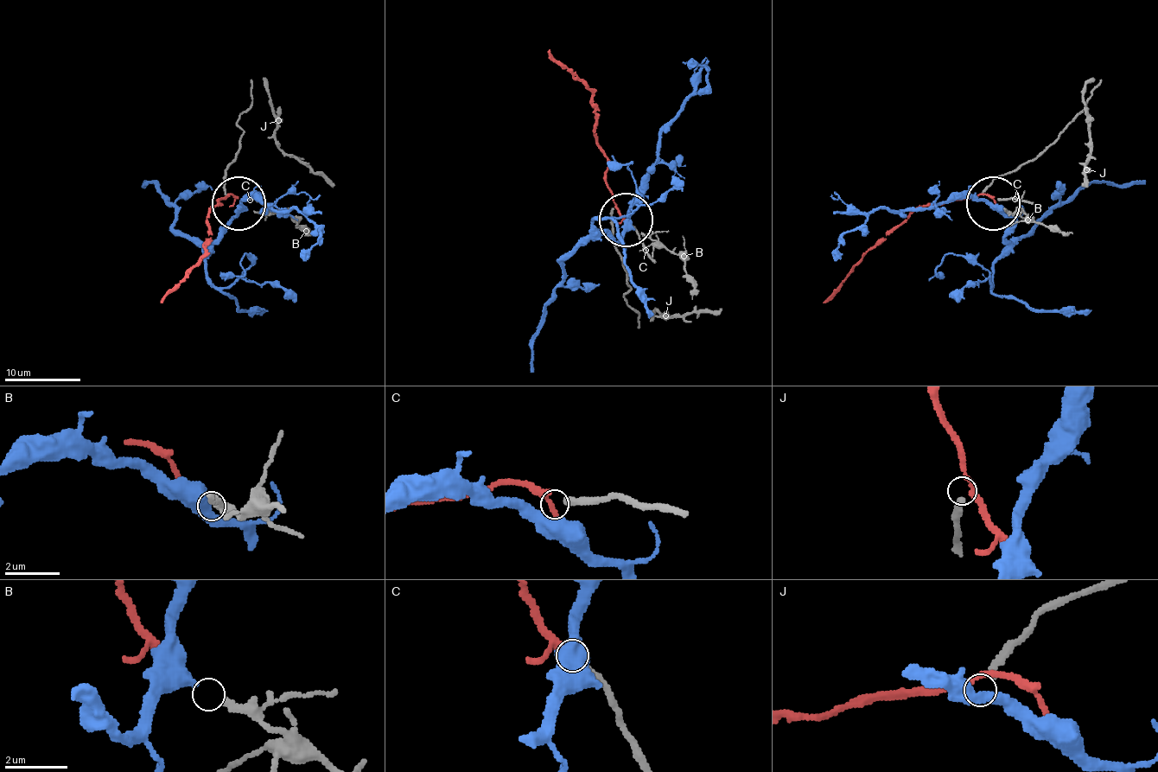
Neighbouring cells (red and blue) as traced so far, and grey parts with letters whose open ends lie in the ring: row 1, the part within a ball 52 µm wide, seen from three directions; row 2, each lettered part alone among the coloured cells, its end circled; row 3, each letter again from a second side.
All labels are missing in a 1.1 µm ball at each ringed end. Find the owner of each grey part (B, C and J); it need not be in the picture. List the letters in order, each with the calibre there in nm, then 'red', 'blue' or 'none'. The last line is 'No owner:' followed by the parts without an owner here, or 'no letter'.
B: calibre 240 nm; blue
C: calibre 200 nm; red
J: calibre 200 nm; none
No owner: J

